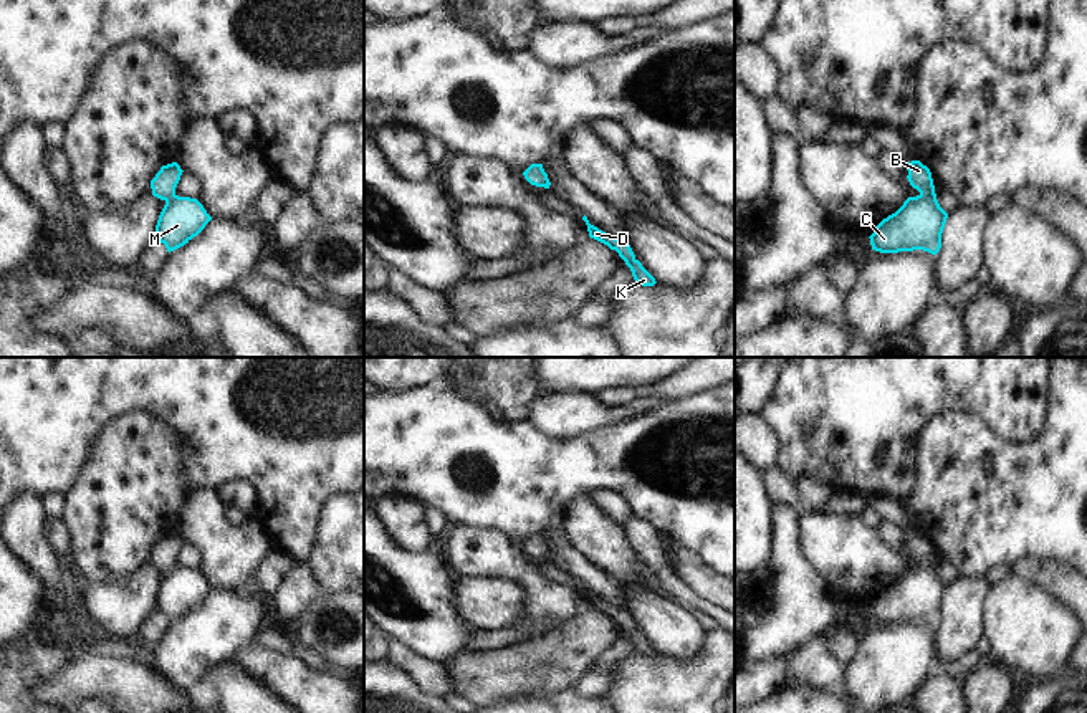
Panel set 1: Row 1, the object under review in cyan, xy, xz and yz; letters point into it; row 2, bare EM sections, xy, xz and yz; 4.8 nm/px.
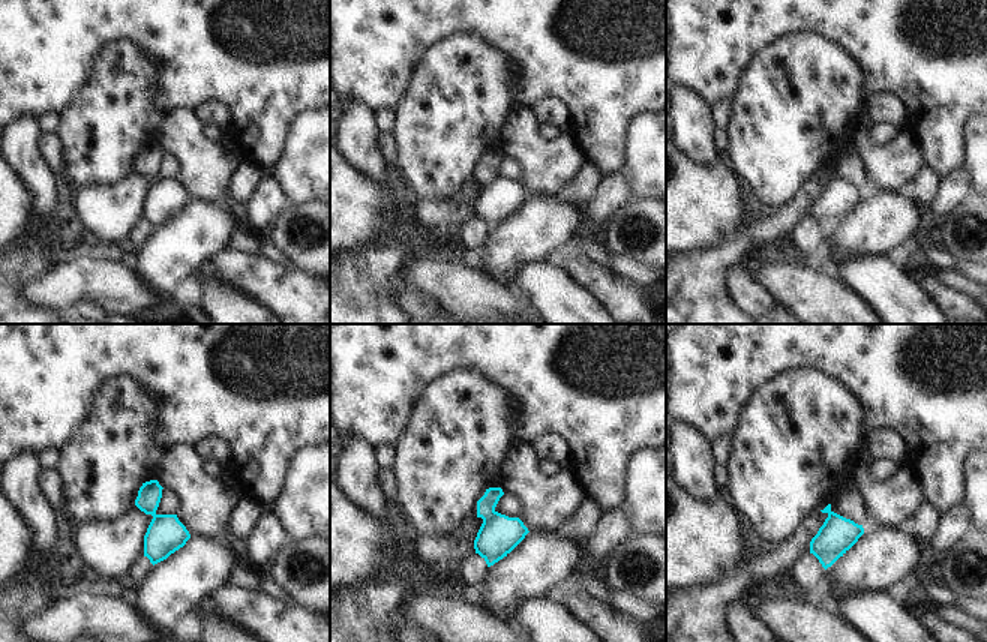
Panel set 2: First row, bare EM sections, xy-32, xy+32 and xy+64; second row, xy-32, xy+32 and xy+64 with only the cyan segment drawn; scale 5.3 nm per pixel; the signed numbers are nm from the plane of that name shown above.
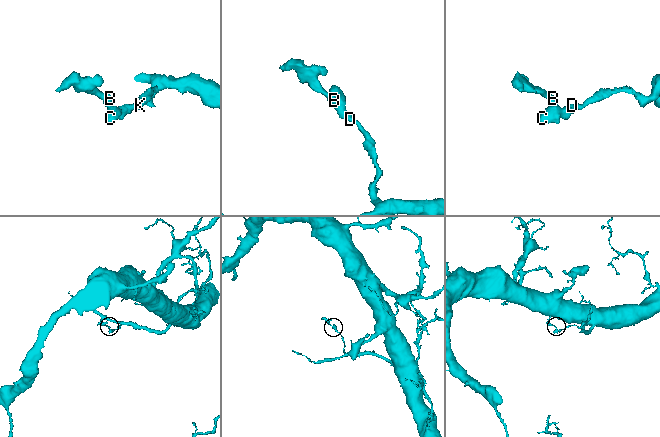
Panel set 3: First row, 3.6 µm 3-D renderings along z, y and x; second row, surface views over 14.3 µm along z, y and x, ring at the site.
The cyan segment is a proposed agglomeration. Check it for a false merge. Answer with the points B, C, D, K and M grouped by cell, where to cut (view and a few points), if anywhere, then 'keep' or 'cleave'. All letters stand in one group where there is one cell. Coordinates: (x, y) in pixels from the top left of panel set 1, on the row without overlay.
groups B / C D K M; cut yz (920, 563), (933, 564); cleave

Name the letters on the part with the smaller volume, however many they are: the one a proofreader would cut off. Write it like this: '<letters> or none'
B

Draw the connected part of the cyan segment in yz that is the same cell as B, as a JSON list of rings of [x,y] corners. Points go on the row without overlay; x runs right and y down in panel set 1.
[[[920,531],[905,533],[908,541],[908,553],[913,559],[917,559],[920,564],[935,564],[935,556],[931,549],[931,543],[927,536],[923,536]]]

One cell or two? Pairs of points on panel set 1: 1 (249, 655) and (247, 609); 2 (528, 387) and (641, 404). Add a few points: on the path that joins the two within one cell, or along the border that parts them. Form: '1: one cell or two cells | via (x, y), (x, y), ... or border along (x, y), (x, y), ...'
1: two cells | border along (247, 646), (230, 660)
2: two cells | border along (541, 392), (533, 401), (526, 419)

